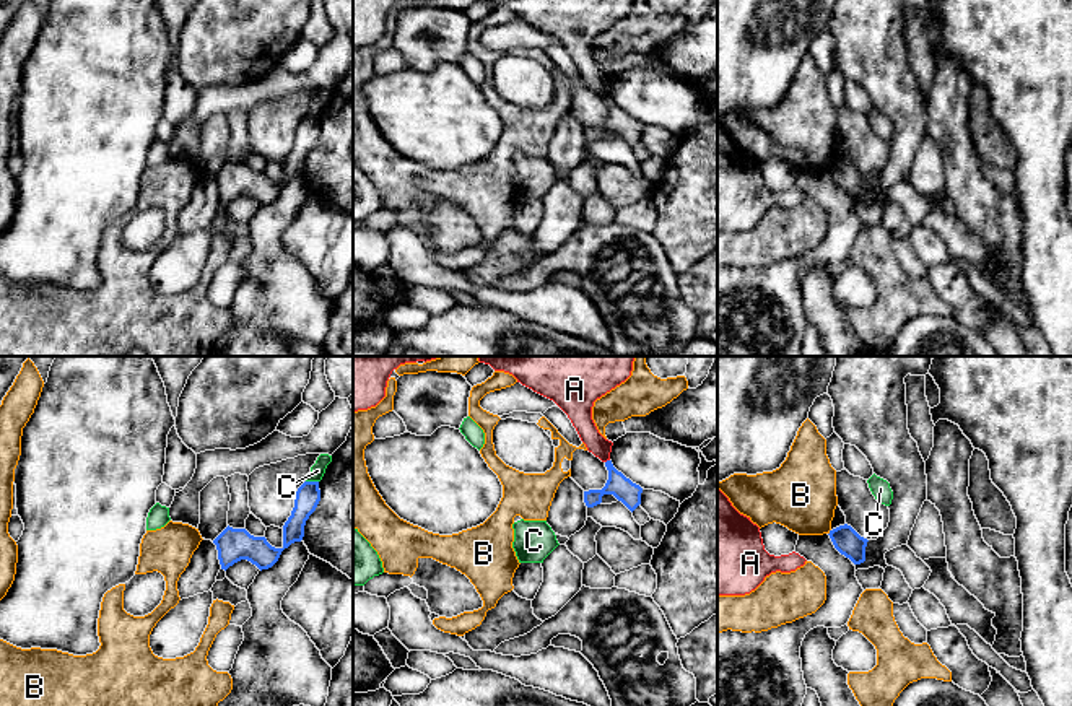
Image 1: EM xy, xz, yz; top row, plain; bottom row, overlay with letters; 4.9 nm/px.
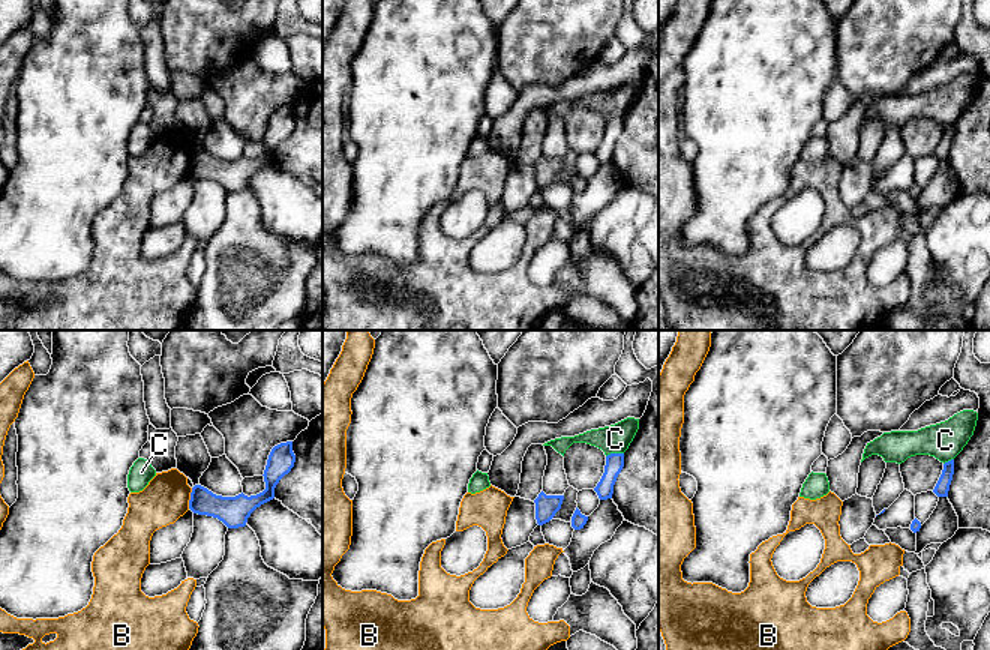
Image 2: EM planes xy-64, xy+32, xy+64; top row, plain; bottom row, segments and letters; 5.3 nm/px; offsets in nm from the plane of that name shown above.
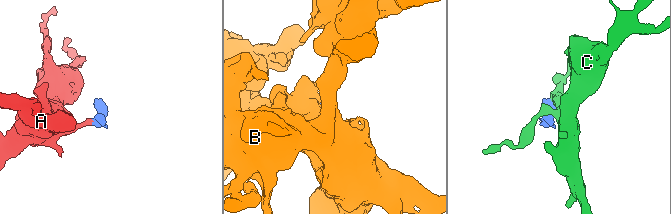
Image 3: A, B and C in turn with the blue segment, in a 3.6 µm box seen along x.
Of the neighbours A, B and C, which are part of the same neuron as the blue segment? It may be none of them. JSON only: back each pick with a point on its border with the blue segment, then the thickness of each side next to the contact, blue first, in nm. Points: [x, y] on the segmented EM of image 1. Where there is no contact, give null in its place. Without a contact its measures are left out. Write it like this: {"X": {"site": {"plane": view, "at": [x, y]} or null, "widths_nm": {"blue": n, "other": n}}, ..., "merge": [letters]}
{"A": {"site": {"plane": "xz", "at": [607, 461]}, "widths_nm": {"blue": 120, "other": 110}}, "merge": ["A"]}

